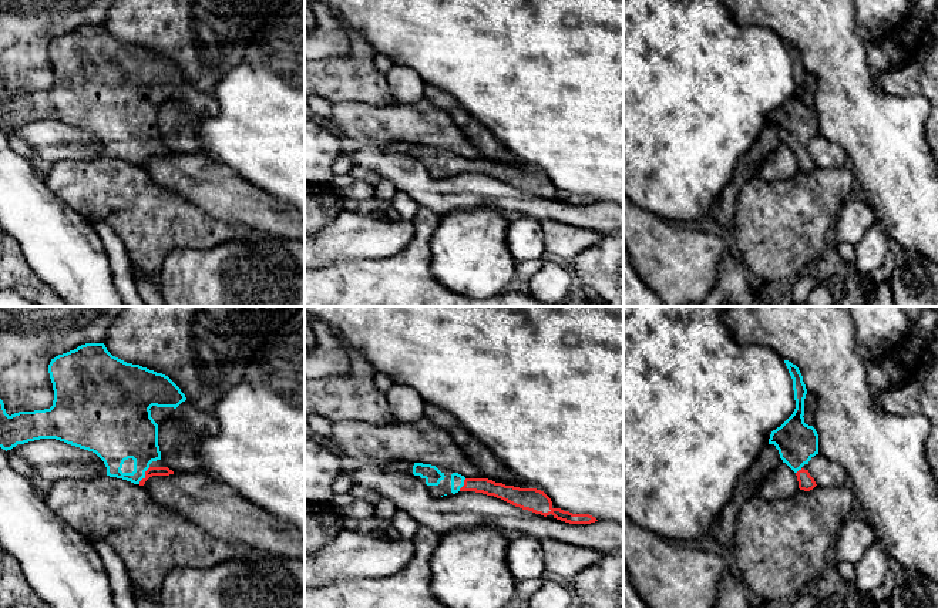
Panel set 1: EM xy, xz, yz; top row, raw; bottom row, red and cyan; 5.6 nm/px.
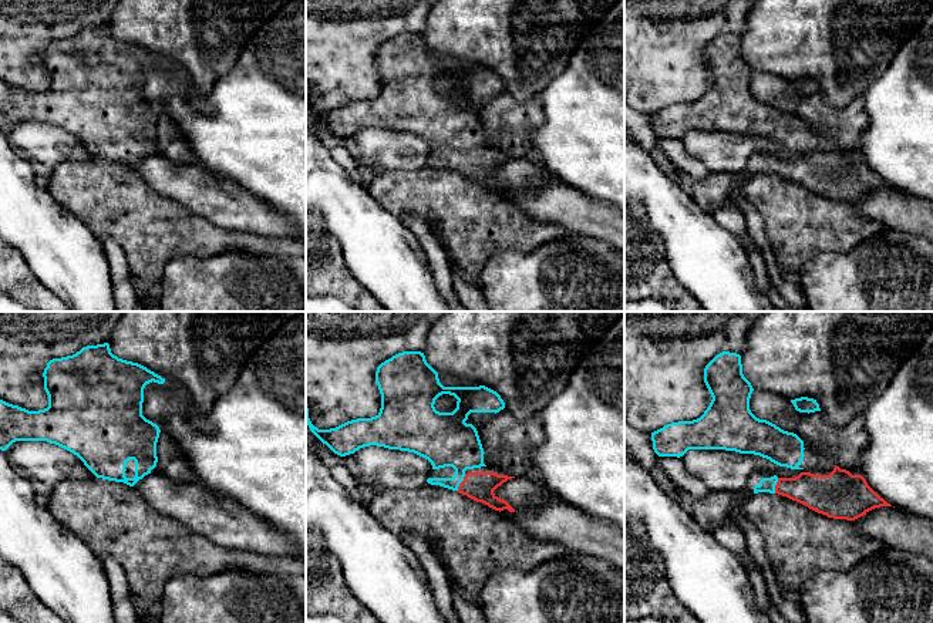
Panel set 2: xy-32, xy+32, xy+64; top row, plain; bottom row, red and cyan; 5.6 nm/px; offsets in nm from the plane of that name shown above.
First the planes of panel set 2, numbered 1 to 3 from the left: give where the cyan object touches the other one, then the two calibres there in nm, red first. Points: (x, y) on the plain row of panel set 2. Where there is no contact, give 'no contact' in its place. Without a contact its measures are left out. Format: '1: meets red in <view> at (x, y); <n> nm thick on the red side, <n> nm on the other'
1: no contact
2: meets red in xy+32 at (461, 164); 160 nm thick on the red side, 280 nm on the other
3: meets red in xy+64 at (775, 167); 200 nm thick on the red side, 80 nm on the other

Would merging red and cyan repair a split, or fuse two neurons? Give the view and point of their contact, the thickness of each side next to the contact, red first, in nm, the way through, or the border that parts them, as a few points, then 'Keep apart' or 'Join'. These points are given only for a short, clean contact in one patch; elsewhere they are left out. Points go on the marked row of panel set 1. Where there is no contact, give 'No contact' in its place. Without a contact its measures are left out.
Touches red at xy (145, 476). Thickness 50 nm (red) against 280 nm. Path across: xy (151, 472), (145, 476), (141, 444), (133, 434). Join

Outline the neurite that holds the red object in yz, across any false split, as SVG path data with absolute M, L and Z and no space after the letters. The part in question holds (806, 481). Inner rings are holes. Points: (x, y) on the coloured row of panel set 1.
M784 360L793 379L796 409L793 414L776 430L771 431L769 444L774 444L780 458L797 476L799 488L813 490L817 484L803 466L818 454L818 434L813 426L804 423L804 399L807 394L803 376L796 365Z

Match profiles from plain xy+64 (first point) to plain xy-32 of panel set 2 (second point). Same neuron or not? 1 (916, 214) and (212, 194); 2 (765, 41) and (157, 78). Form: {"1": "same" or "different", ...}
{"1": "same", "2": "different"}

